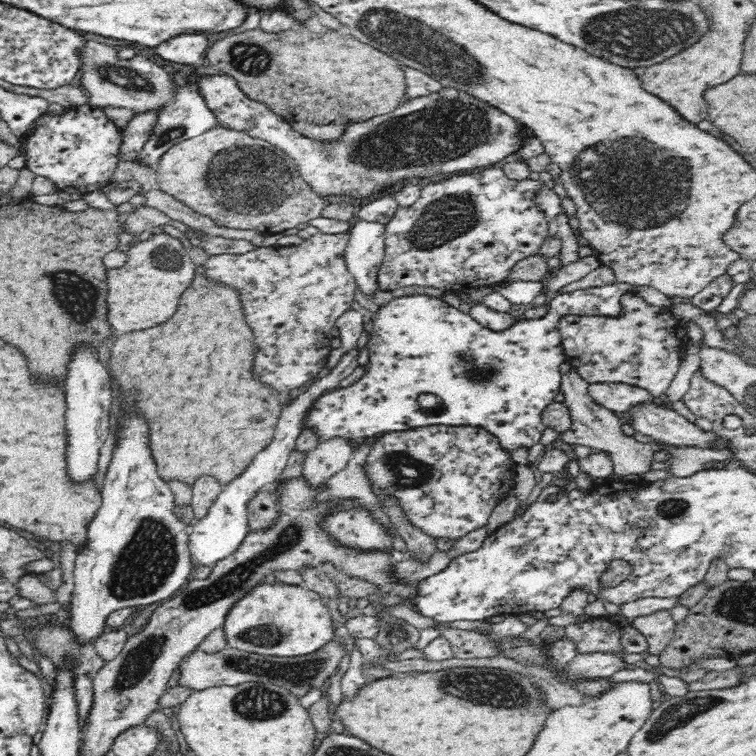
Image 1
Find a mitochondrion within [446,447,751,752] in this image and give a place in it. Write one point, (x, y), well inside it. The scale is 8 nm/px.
(679, 714)

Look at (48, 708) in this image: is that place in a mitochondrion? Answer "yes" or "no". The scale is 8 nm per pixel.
no

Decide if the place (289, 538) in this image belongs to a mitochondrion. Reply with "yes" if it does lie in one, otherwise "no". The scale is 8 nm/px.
yes

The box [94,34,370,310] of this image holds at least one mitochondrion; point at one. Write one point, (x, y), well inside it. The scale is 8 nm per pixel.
(247, 180)

